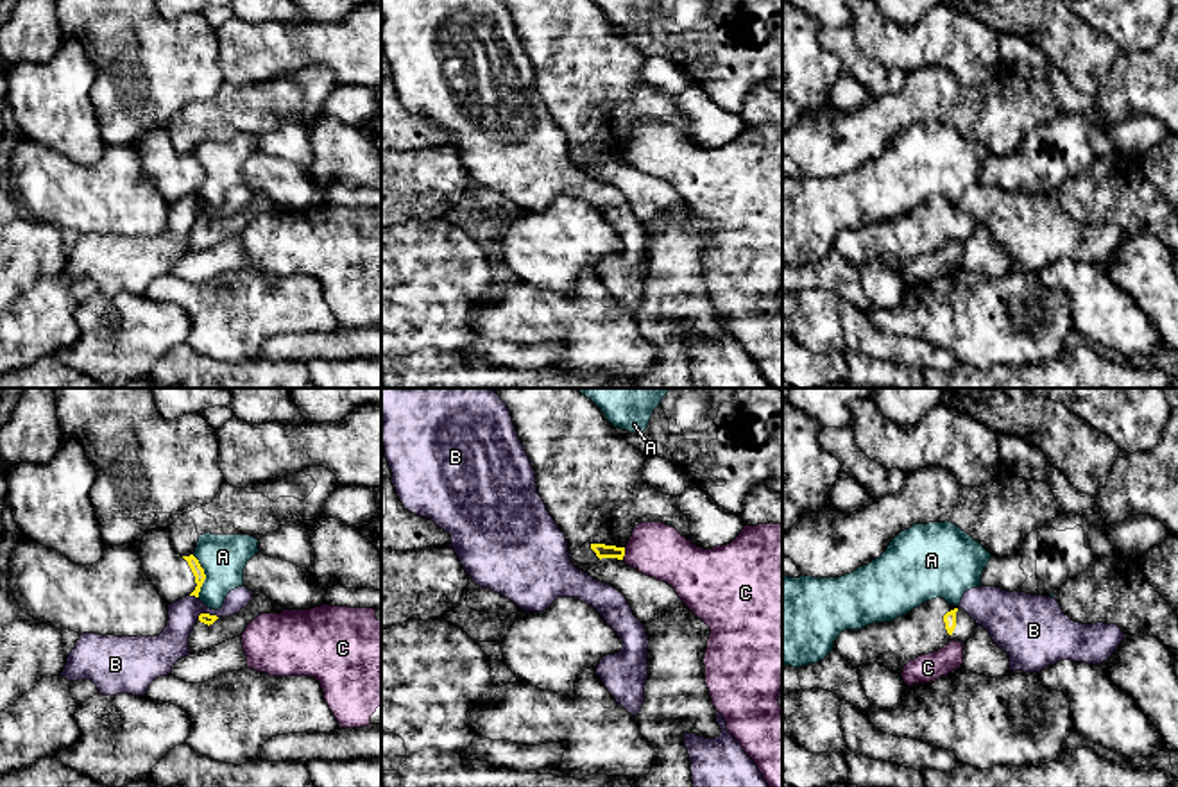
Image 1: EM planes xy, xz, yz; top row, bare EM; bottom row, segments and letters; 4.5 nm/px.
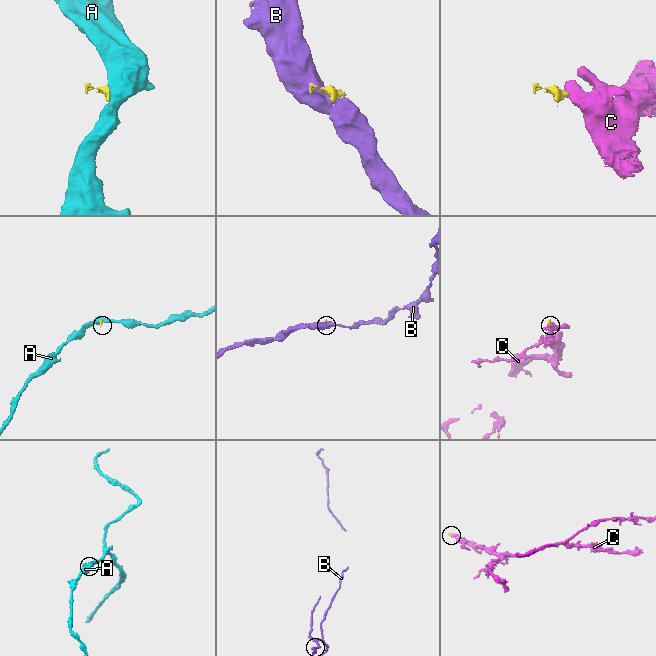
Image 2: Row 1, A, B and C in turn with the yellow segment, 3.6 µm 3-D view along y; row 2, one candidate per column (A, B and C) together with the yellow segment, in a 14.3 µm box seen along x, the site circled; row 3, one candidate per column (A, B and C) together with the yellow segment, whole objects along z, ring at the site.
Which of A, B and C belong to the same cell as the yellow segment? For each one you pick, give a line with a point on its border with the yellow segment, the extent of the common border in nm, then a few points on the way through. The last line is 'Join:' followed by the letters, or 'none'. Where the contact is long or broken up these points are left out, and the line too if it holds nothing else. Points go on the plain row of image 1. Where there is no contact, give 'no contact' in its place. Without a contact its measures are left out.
Join: none

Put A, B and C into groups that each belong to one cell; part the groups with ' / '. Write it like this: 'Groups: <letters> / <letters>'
Groups: A / B / C

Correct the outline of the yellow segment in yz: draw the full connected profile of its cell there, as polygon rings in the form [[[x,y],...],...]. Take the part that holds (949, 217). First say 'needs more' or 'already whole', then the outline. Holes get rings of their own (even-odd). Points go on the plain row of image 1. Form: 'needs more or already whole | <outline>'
needs more | [[[936,197],[890,222],[841,231],[832,250],[854,268],[879,263],[901,274],[908,261],[935,252],[951,240],[967,241],[976,225],[963,207]]]

